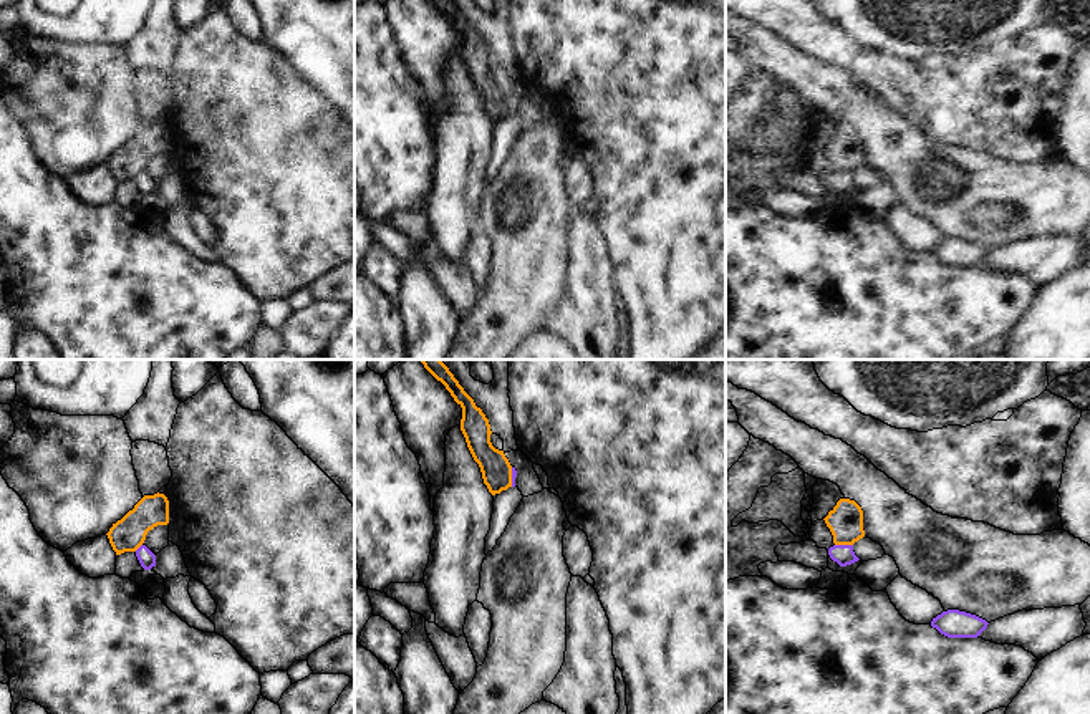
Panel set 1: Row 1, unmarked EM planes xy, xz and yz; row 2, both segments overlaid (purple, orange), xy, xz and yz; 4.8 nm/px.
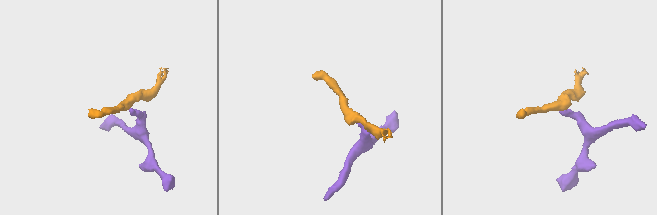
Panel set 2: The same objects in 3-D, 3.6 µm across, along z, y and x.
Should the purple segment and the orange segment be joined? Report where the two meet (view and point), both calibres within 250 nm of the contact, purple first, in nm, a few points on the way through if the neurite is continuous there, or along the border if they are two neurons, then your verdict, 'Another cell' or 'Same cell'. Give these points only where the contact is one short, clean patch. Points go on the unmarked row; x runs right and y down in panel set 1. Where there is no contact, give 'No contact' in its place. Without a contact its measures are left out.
Touches purple at yz (844, 174). Thickness 100 nm (purple) against 170 nm. Boundary: yz (835, 173), (852, 174). Another cell.

